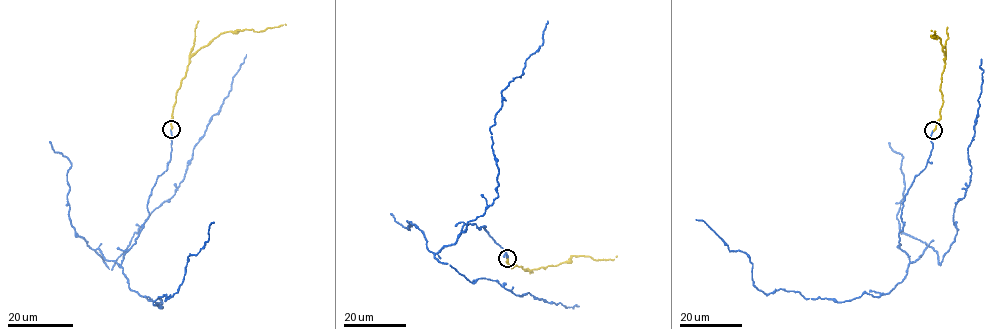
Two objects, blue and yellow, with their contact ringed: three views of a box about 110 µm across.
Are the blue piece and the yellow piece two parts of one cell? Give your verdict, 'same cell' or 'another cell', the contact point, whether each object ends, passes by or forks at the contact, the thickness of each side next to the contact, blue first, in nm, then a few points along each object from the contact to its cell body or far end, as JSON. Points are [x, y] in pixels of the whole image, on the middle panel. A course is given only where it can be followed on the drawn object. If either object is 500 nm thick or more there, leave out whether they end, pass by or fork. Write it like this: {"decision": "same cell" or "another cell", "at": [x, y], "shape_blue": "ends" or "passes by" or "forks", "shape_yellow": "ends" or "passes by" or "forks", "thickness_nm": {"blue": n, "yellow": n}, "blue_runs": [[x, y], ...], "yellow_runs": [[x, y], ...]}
{"decision": "same cell", "at": [507, 258], "shape_blue": "ends", "shape_yellow": "ends", "thickness_nm": {"blue": 240, "yellow": 240}, "blue_runs": [[507, 258], [475, 224], [434, 256], [470, 281], [578, 306]], "yellow_runs": [[507, 258], [511, 268], [516, 265], [528, 270], [554, 266], [573, 256], [596, 260], [617, 256]]}

